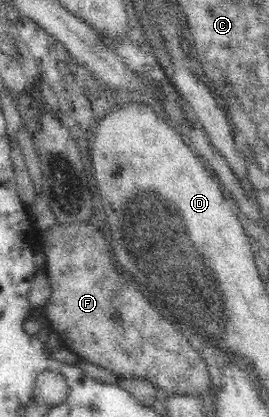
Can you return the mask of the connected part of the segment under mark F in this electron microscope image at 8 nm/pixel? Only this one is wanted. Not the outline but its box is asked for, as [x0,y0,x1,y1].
[40,221,214,397]

